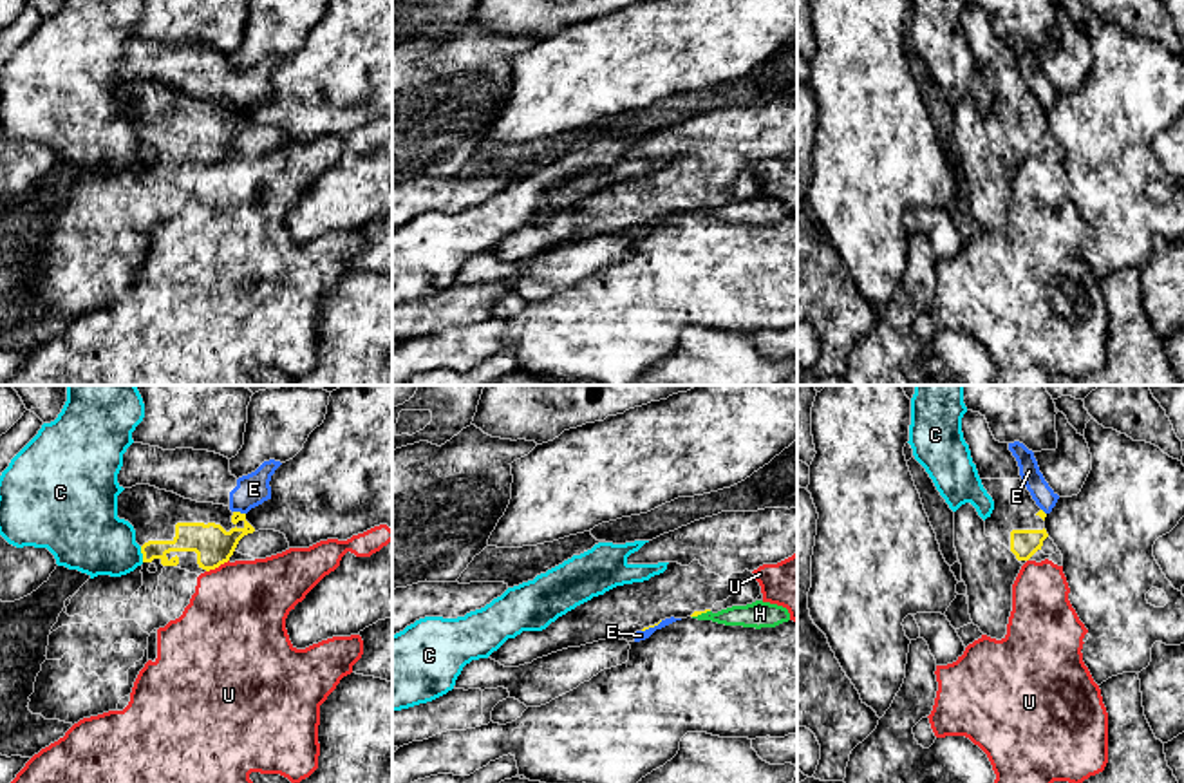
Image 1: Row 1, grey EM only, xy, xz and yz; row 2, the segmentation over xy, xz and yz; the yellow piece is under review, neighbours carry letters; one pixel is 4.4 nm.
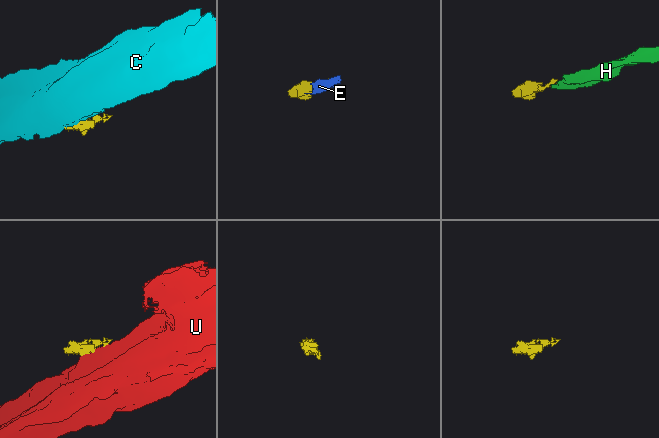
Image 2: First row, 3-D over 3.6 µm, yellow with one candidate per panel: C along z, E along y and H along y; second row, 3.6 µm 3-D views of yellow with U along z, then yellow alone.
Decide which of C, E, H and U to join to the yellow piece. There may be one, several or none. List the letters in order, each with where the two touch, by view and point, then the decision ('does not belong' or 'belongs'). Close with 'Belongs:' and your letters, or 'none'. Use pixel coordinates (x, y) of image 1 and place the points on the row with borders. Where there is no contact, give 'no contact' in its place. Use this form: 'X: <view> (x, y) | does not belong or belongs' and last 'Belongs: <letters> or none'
C: xy (141, 552) | does not belong
E: xy (239, 512) | does not belong
H: xz (700, 613) | does not belong
U: xy (217, 566) | does not belong
Belongs: none

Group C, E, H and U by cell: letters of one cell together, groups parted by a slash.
C / E H / U

